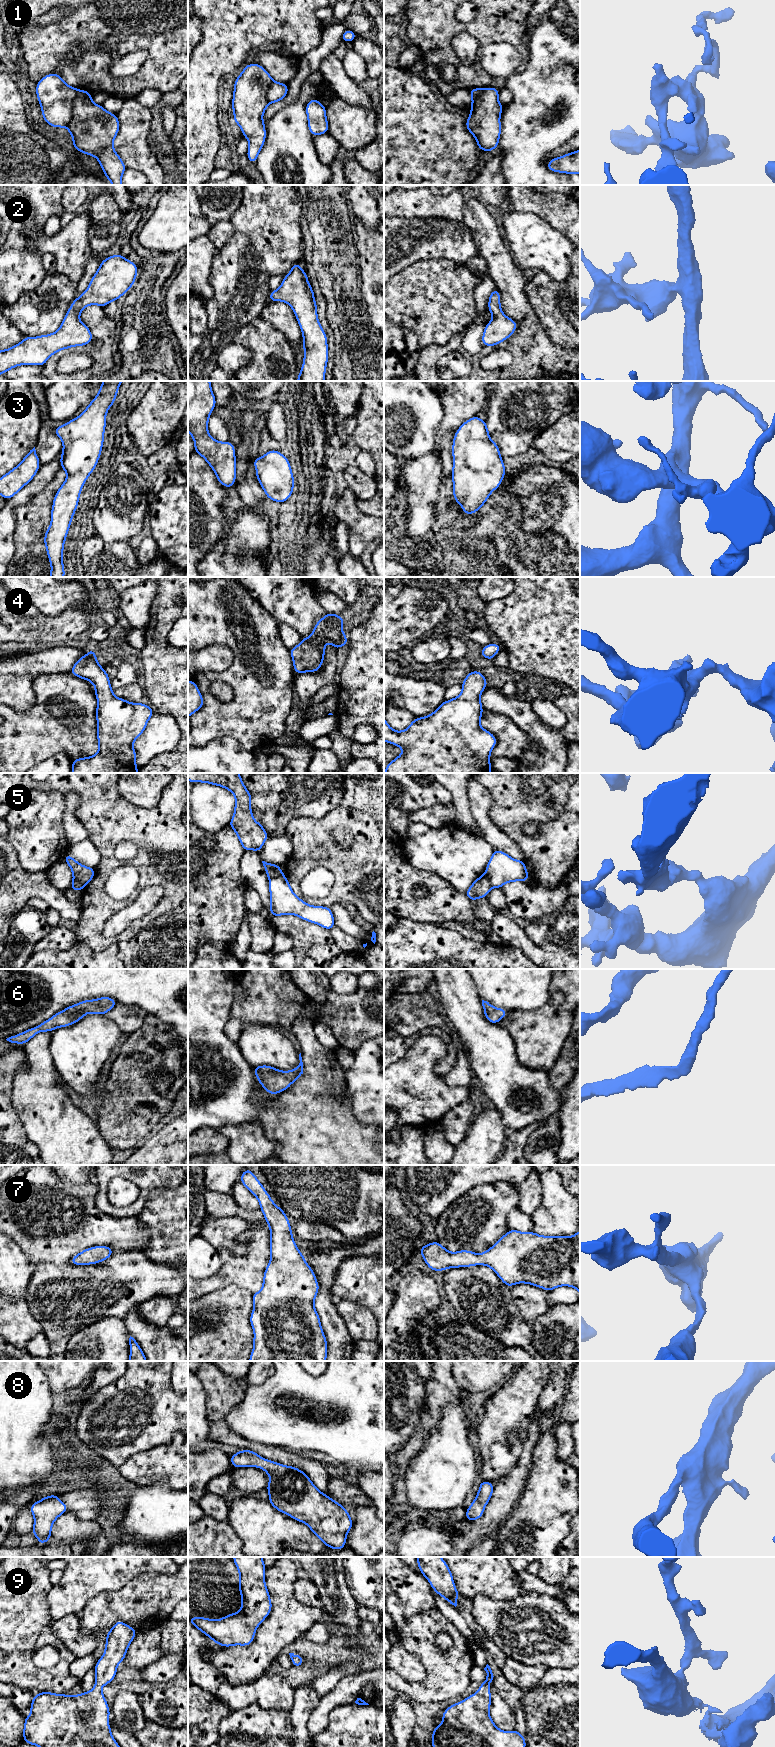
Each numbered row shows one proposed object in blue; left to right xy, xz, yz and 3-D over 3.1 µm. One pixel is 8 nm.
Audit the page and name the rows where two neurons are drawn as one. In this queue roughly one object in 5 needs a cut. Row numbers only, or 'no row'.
1, 5

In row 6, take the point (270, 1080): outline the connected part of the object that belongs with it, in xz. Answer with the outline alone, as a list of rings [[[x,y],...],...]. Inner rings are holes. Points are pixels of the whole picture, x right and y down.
[[[299,1054],[299,1065],[290,1071],[280,1071],[272,1066],[261,1065],[253,1067],[254,1074],[260,1085],[271,1095],[287,1090],[290,1085],[303,1074],[303,1062]]]

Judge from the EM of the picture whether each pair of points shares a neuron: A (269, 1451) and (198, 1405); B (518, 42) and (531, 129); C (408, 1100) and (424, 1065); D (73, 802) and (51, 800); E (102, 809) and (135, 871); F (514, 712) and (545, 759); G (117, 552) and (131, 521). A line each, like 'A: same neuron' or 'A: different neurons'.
A: different neurons
B: different neurons
C: same neuron
D: different neurons
E: same neuron
F: same neuron
G: different neurons

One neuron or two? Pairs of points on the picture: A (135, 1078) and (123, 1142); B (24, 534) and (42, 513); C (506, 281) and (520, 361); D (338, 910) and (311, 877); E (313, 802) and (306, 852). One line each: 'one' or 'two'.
A: one
B: one
C: one
D: two
E: two

